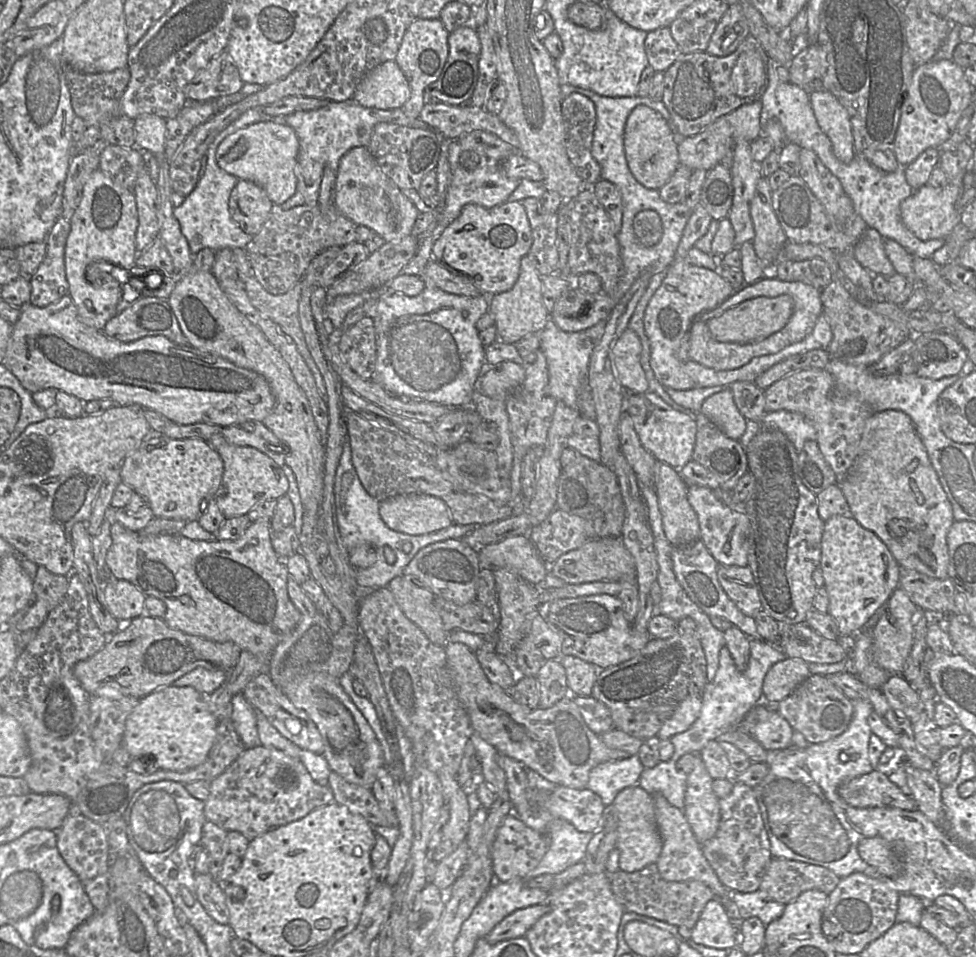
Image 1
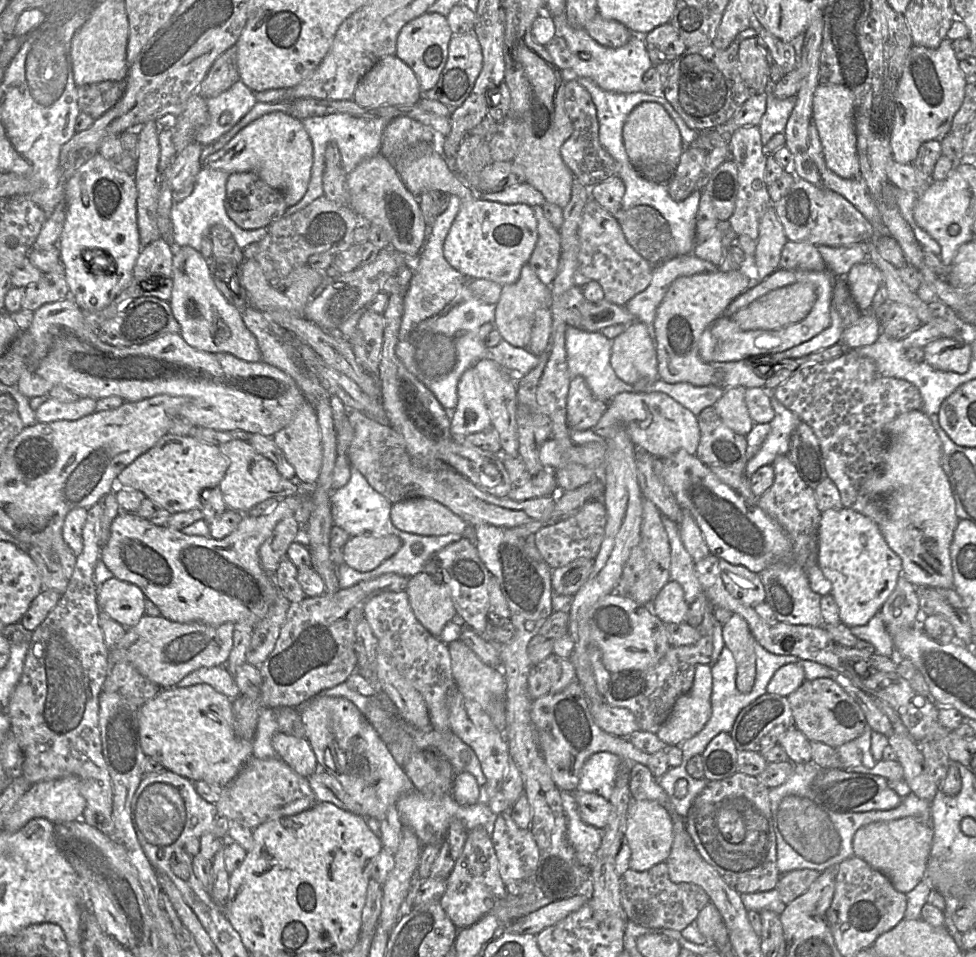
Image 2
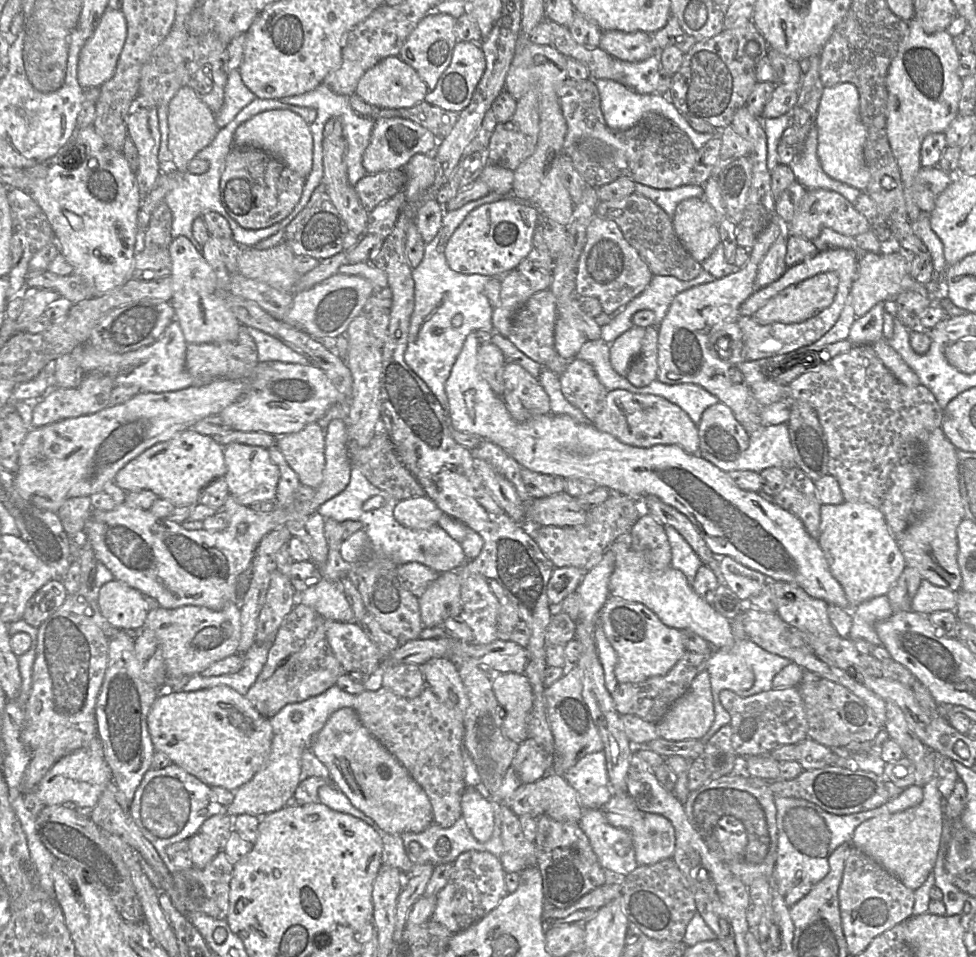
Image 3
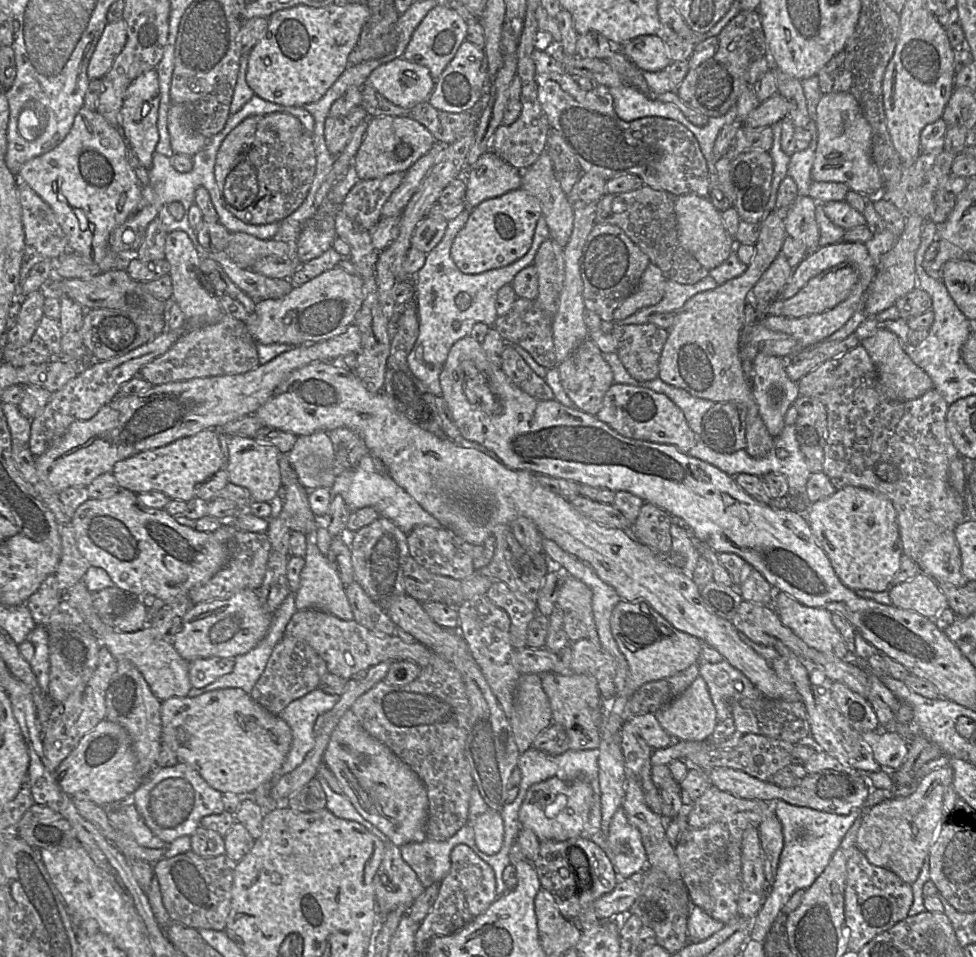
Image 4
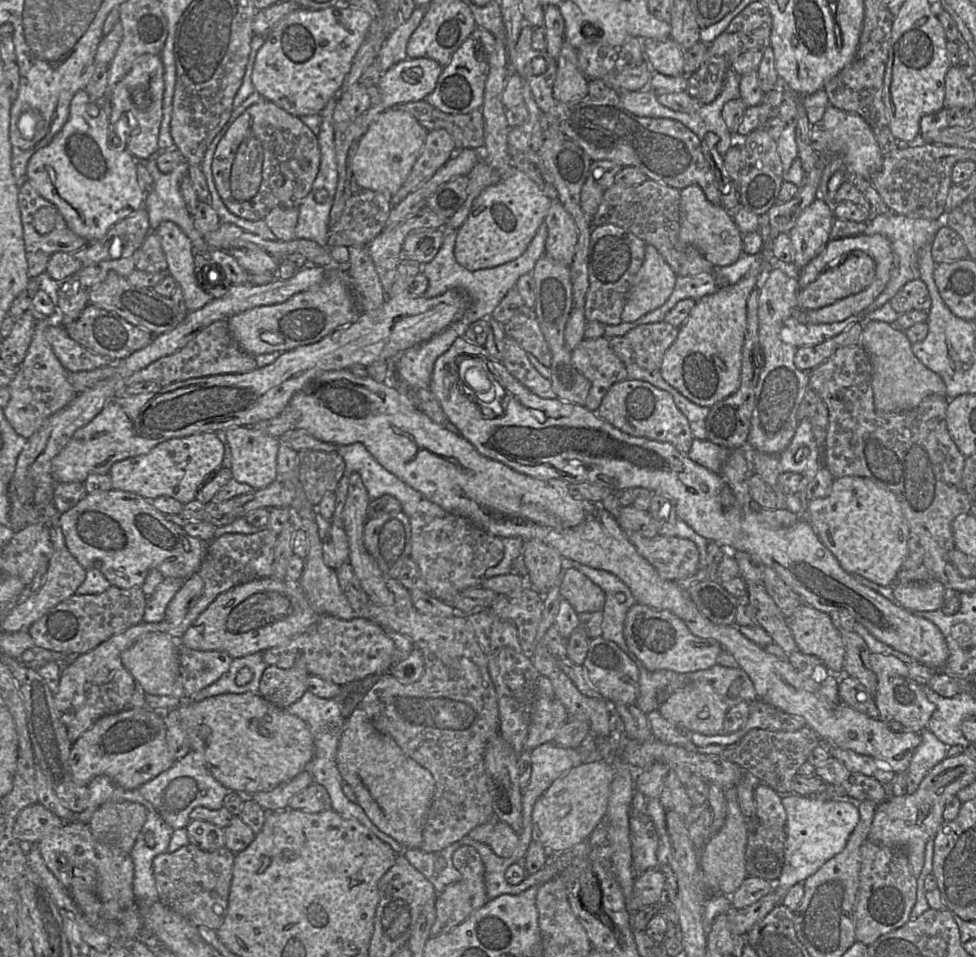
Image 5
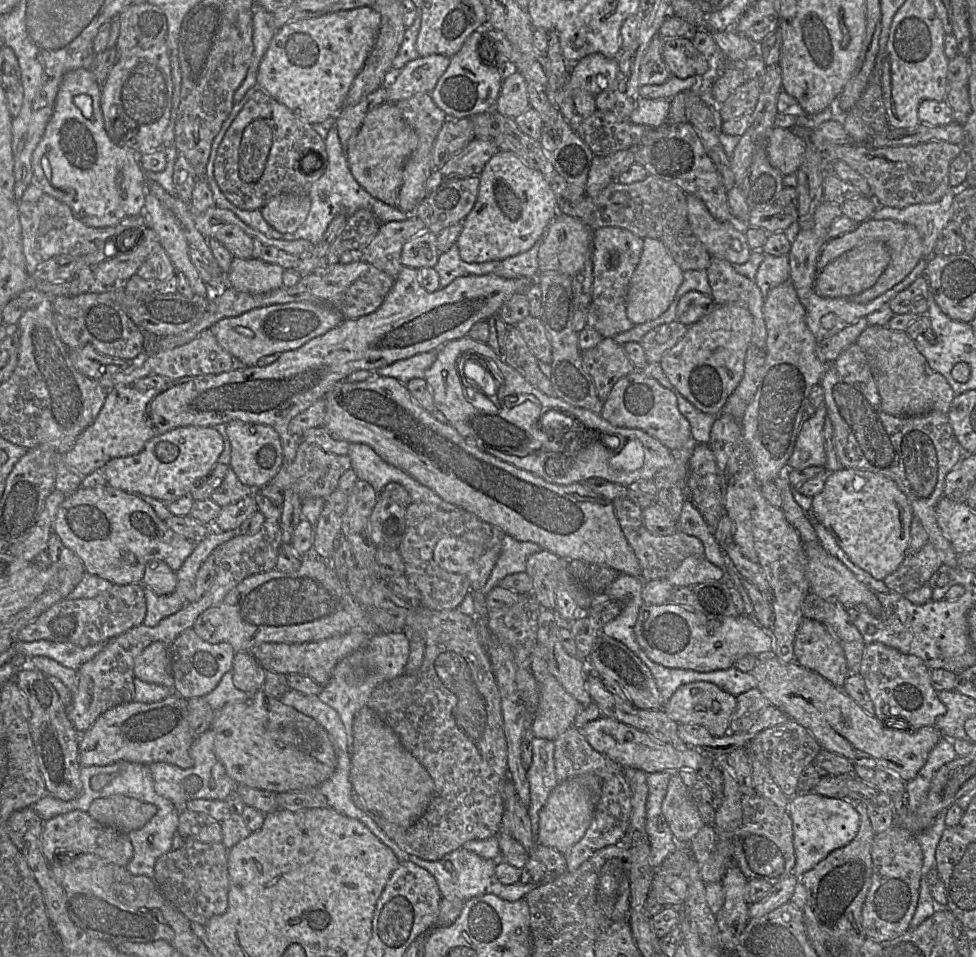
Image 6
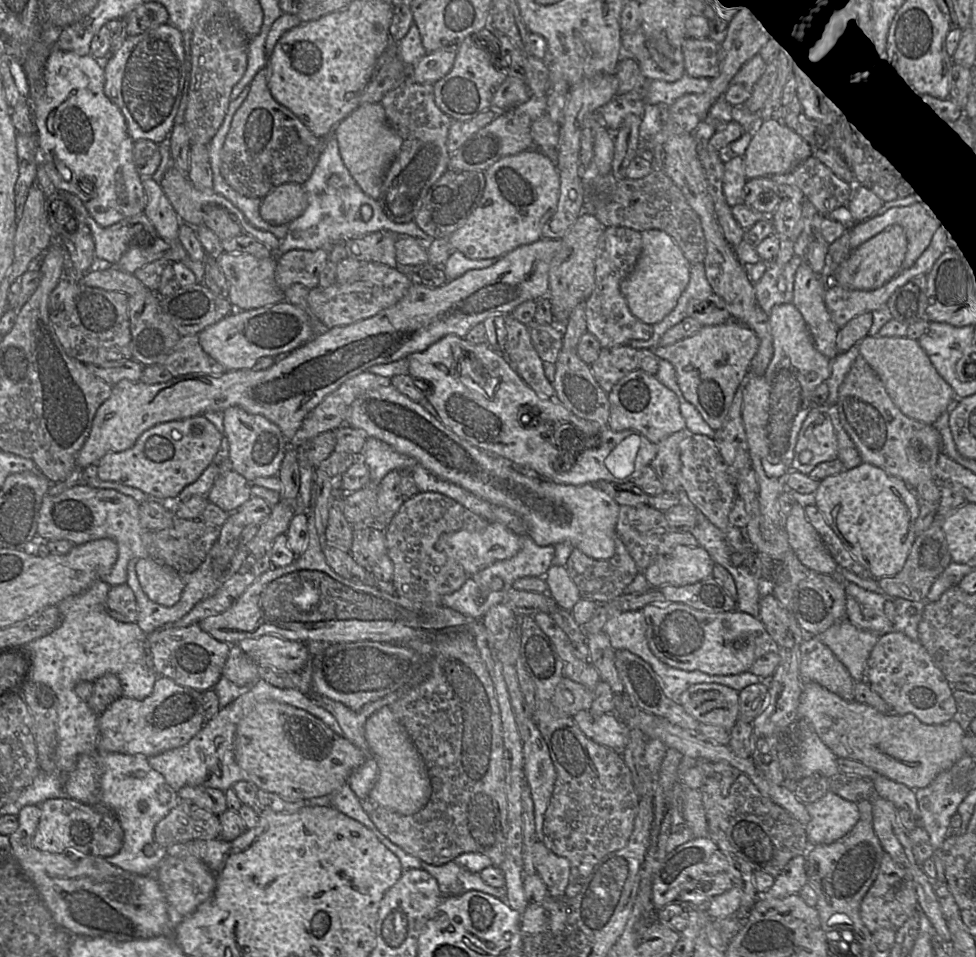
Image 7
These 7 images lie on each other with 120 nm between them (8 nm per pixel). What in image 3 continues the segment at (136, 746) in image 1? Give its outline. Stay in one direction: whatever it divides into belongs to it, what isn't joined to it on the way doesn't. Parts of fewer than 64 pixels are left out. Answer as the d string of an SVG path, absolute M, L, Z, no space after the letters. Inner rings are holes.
M216 686L192 692L164 691L158 695L155 702L151 706L147 716L147 725L155 752L161 752L165 754L171 763L178 765L209 787L222 787L229 791L236 791L238 788L249 782L254 777L254 775L265 765L271 751L273 730L269 719L259 714L259 712L244 696L228 686Z

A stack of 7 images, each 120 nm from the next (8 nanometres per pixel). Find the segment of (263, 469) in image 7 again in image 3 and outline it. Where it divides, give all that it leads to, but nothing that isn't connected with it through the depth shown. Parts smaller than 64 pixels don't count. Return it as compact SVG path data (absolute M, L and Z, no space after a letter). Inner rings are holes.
M231 443L224 447L226 473L224 479L230 495L243 506L250 506L261 501L274 501L279 482L279 470L271 461L266 448Z

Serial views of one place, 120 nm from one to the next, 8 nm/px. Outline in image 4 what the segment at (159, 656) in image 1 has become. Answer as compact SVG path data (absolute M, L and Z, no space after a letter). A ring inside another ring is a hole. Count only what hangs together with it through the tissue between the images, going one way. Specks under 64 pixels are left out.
M245 589L224 599L213 599L192 605L184 616L173 646L187 662L199 658L235 658L255 648L266 636L273 613L261 603L257 591Z

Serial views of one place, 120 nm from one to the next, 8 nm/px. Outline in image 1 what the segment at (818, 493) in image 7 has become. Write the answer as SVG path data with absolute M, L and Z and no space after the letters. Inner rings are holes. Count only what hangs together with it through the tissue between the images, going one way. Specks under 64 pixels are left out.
M835 515L824 522L821 539L820 569L828 593L828 614L835 620L840 635L856 635L866 622L883 608L892 592L899 586L901 566L885 543L872 531L861 526L851 515Z

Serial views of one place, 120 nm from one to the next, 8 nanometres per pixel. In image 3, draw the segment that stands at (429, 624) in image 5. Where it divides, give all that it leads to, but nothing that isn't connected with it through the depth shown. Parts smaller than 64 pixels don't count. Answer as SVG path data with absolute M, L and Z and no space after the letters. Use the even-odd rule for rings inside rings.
M384 687L365 690L356 695L352 707L364 727L402 764L427 794L433 812L433 822L449 828L462 817L461 798L467 787L464 769L464 720L448 708L428 687L419 696L407 699Z

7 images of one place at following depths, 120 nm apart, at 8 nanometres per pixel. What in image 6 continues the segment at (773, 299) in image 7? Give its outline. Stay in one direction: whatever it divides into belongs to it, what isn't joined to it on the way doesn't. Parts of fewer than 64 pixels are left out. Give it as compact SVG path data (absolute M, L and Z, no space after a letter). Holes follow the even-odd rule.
M764 254L764 260L760 264L755 283L763 297L774 287L790 281L790 266L788 255L775 257Z

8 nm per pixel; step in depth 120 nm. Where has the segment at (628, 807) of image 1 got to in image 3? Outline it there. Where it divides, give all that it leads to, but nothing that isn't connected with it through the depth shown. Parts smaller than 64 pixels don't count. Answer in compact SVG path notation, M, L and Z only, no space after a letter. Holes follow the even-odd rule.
M644 813L631 830L631 835L639 866L672 859L676 844L675 829L664 816Z

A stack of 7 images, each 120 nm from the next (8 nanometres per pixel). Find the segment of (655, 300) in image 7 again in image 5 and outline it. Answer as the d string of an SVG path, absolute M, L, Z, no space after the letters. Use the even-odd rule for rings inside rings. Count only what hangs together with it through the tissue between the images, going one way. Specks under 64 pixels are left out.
M646 245L643 263L628 291L622 322L633 322L661 307L672 294L677 275L655 247Z

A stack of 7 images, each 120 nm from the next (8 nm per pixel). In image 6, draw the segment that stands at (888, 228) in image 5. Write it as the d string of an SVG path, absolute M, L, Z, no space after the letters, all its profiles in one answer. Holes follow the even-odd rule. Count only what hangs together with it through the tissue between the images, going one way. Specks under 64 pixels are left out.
M950 188L936 203L916 204L905 208L878 207L870 219L894 220L913 226L923 241L923 258L930 258L939 234L952 221L952 204L956 191Z

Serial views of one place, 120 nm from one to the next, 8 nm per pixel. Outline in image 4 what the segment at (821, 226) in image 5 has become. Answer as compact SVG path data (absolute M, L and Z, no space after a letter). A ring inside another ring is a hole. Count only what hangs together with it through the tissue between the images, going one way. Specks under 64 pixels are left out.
M798 195L788 207L784 220L786 235L801 242L807 251L814 251L819 247L820 232L815 218L815 209L814 199Z

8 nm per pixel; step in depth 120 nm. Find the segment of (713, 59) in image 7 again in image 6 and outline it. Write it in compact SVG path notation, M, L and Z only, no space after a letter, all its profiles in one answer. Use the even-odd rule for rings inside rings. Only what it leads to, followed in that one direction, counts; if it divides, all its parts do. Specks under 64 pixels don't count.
M688 38L664 39L662 56L671 75L677 78L703 76L710 70L709 61Z

